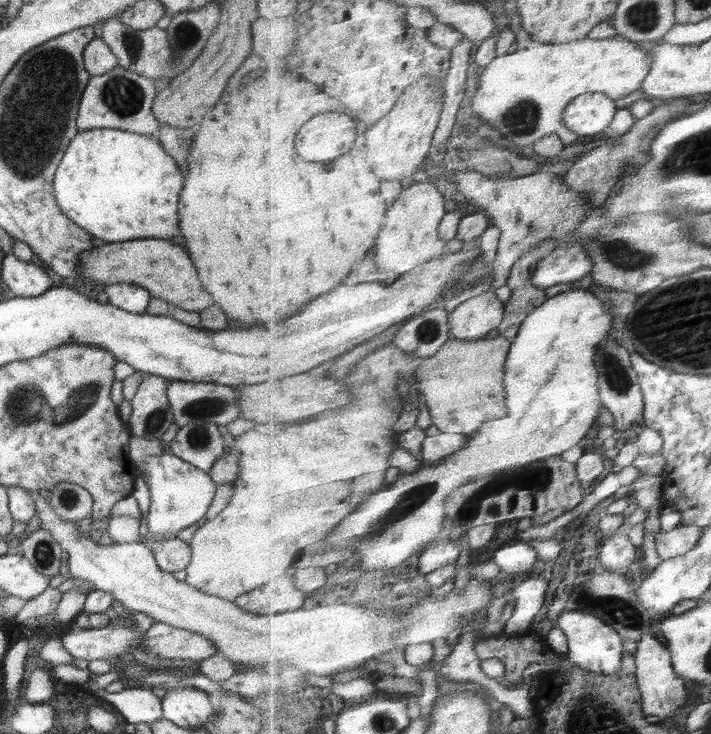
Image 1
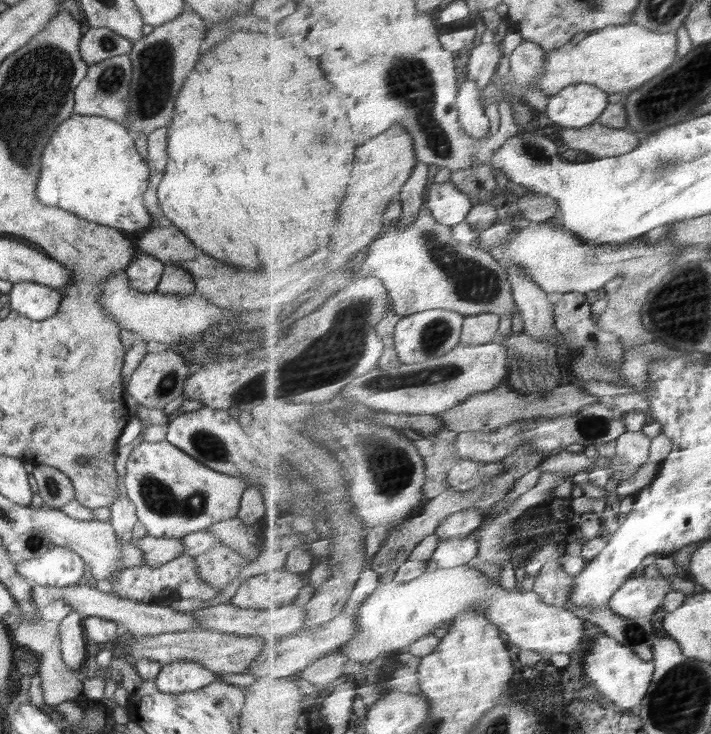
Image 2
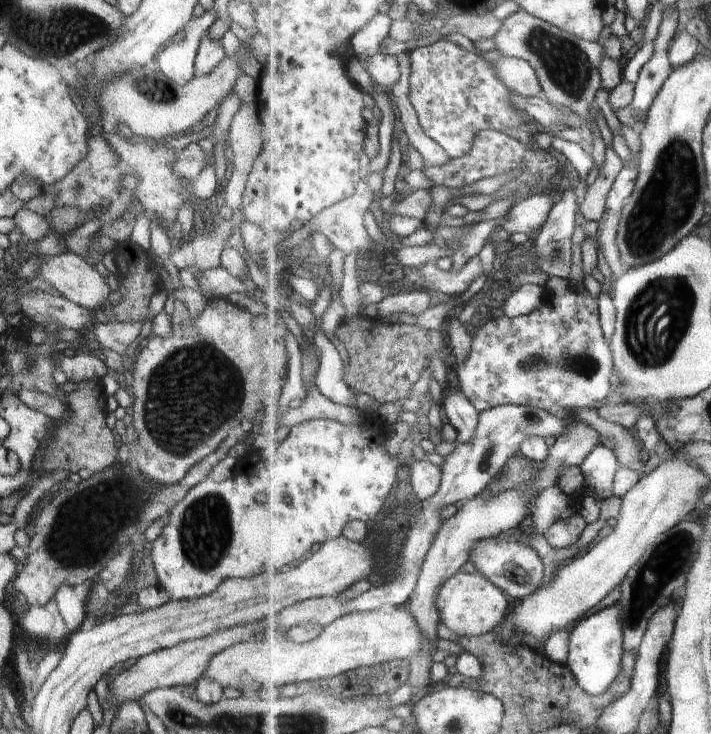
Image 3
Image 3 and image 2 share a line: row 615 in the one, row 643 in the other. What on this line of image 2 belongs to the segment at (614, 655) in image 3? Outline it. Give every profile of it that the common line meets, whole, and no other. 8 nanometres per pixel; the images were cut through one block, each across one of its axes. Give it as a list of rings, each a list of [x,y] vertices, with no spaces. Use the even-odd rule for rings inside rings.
[[[605,633],[596,634],[592,638],[590,648],[584,656],[584,670],[603,695],[609,697],[617,706],[632,710],[641,706],[644,698],[648,696],[656,674],[656,664],[654,661],[644,660],[632,648],[624,646],[619,640]]]

